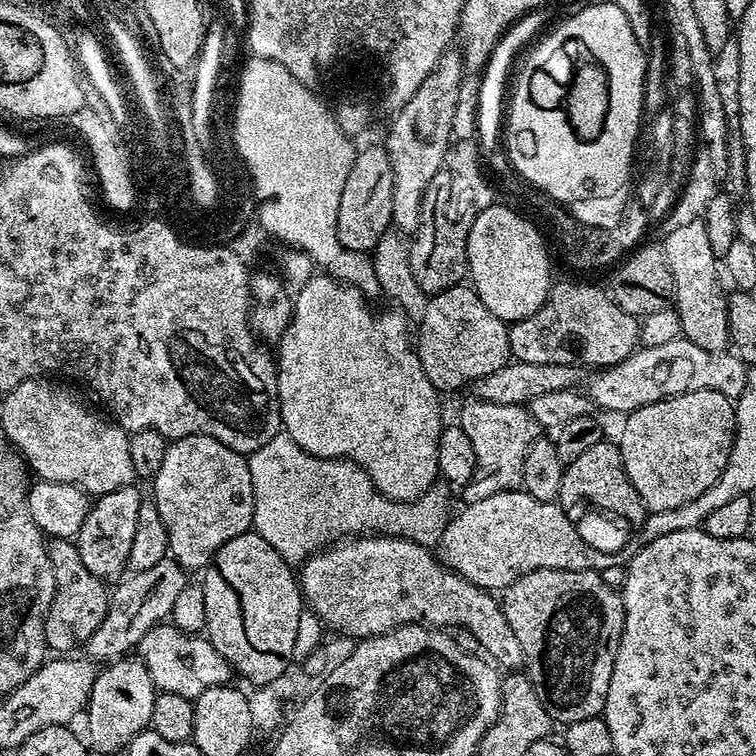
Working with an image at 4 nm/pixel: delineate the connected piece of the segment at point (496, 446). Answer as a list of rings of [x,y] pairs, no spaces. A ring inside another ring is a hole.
[[[475,398],[469,401],[461,410],[458,423],[462,430],[466,430],[466,438],[474,442],[475,483],[484,484],[485,493],[519,489],[522,485],[522,466],[526,466],[526,454],[533,442],[542,436],[540,424],[523,404],[499,404]]]

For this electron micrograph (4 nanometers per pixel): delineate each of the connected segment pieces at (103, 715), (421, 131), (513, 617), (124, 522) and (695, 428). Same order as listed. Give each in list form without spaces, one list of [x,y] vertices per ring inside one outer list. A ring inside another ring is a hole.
[[[121,658],[101,667],[86,705],[87,743],[95,751],[97,748],[100,752],[123,753],[132,739],[151,725],[157,691],[144,661],[139,658]]]
[[[456,50],[445,52],[436,69],[418,86],[414,98],[406,102],[399,112],[391,117],[386,147],[390,166],[394,170],[394,204],[392,206],[393,225],[401,233],[408,234],[420,223],[422,198],[430,178],[445,167],[444,155],[448,153],[453,139],[452,123],[454,110],[460,101],[462,89],[460,83],[466,77],[466,69],[461,53]]]
[[[538,569],[518,578],[502,592],[502,607],[506,614],[506,622],[510,622],[510,630],[514,630],[518,642],[522,642],[526,675],[536,685],[540,701],[546,706],[548,713],[552,715],[553,721],[560,726],[582,722],[582,718],[599,716],[606,706],[606,690],[610,690],[610,674],[614,674],[614,658],[618,658],[618,646],[622,642],[622,634],[624,633],[624,597],[617,589],[615,592],[603,578],[605,577],[599,571],[575,572],[566,569]]]
[[[129,486],[108,492],[89,507],[86,522],[82,522],[74,543],[78,554],[82,554],[86,570],[90,570],[94,578],[116,582],[128,572],[130,545],[134,543],[134,526],[138,526],[138,510],[141,503],[139,490],[136,486]]]
[[[694,390],[666,397],[640,409],[634,409],[623,417],[624,429],[620,432],[618,447],[622,454],[622,466],[634,486],[638,490],[640,501],[649,513],[662,514],[666,510],[674,510],[698,494],[706,494],[714,482],[722,474],[726,462],[730,458],[732,440],[736,436],[736,410],[731,399],[714,390]]]

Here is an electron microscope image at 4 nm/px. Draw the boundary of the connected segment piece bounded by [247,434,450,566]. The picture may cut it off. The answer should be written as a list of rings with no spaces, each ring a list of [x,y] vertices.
[[[287,434],[270,438],[270,442],[266,442],[266,446],[262,446],[257,452],[251,453],[247,461],[256,503],[252,515],[254,530],[259,536],[266,538],[266,542],[270,542],[274,550],[278,550],[278,554],[289,566],[303,565],[312,553],[353,534],[401,536],[404,540],[432,546],[439,541],[450,519],[449,485],[437,482],[424,495],[411,502],[391,500],[372,485],[371,478],[359,464],[353,464],[351,460],[343,458],[324,460],[320,456],[311,456],[309,452],[302,451]]]

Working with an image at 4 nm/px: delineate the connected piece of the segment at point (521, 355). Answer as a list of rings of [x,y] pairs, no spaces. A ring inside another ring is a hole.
[[[564,280],[553,283],[546,302],[533,314],[515,321],[508,329],[510,350],[516,360],[535,364],[579,364],[592,370],[609,368],[631,355],[641,343],[641,321],[622,306],[618,306],[607,291],[584,280]]]

